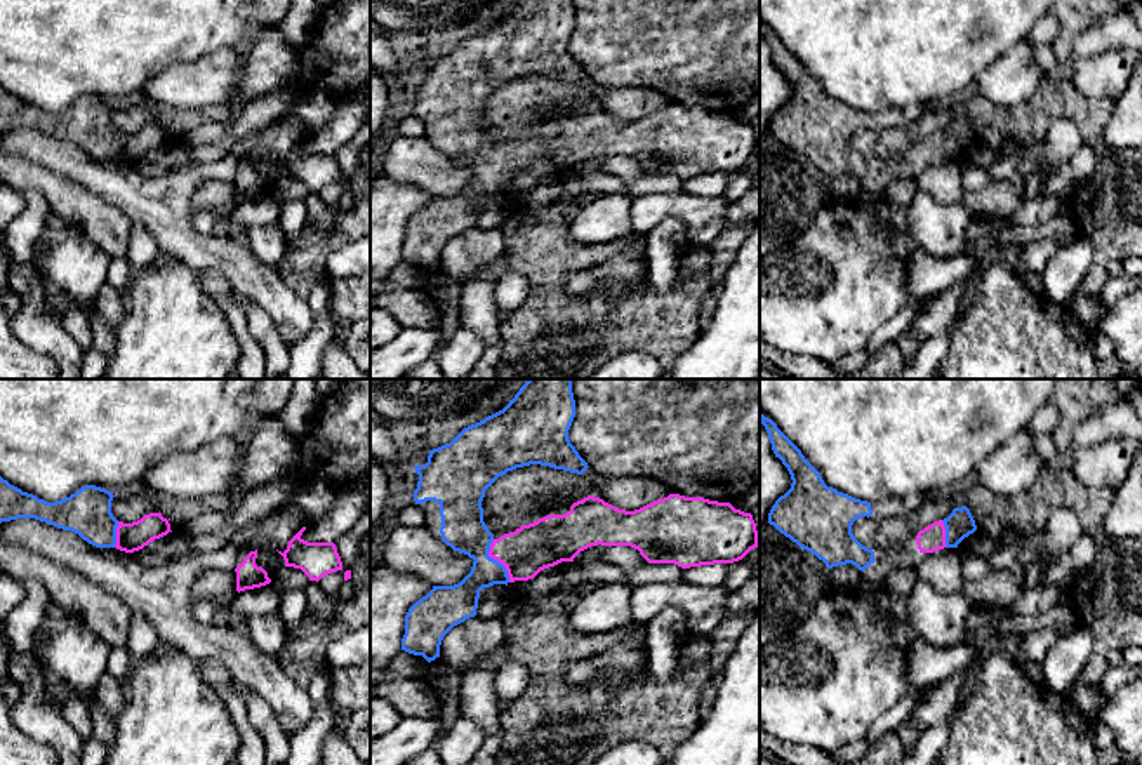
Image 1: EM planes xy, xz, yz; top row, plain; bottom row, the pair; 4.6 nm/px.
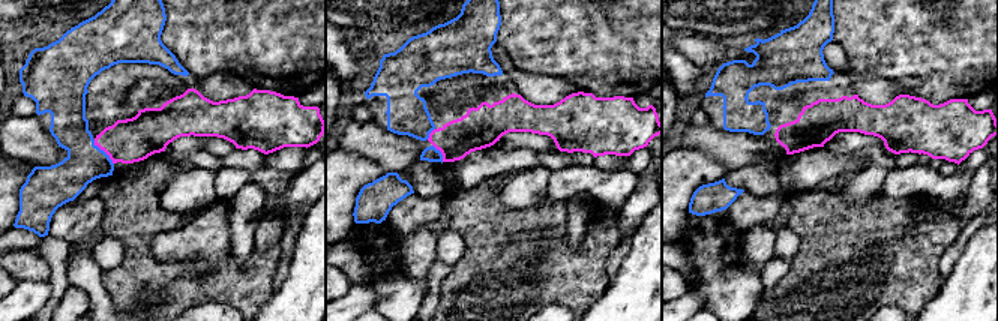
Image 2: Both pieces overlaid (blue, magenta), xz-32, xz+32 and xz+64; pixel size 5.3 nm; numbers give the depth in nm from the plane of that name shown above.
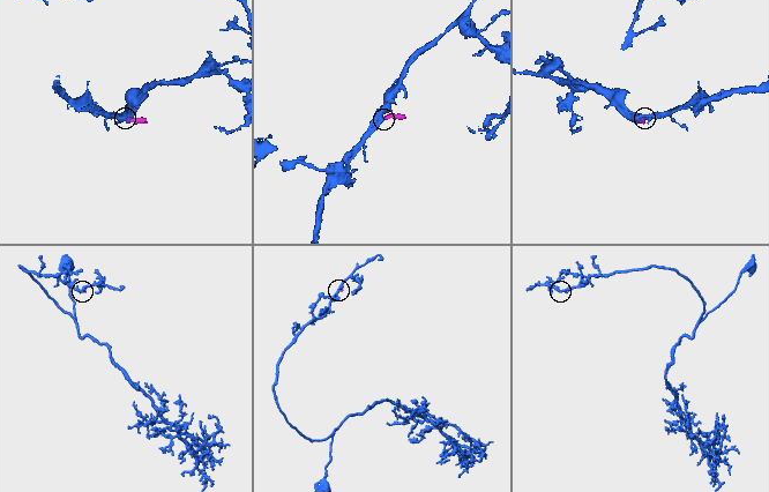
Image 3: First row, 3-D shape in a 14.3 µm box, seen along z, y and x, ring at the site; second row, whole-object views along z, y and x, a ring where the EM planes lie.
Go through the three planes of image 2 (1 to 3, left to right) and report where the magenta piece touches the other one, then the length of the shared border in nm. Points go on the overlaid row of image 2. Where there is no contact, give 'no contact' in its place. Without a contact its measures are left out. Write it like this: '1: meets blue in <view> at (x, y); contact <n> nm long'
1: meets blue in xz-32 at (104, 152); contact 170 nm long
2: meets blue in xz+32 at (440, 153); contact 110 nm long
3: no contact

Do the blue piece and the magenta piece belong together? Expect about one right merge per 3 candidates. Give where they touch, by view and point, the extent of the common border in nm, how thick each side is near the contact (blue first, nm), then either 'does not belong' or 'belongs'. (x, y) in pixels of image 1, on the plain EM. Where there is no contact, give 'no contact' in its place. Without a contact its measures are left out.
meets blue in xz at (496, 171); contact 220 nm long; 200 nm thick on the blue side, 220 nm on the other; belongs

